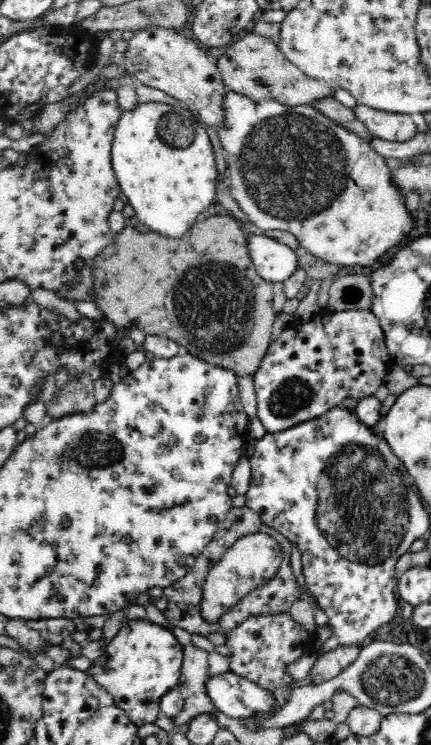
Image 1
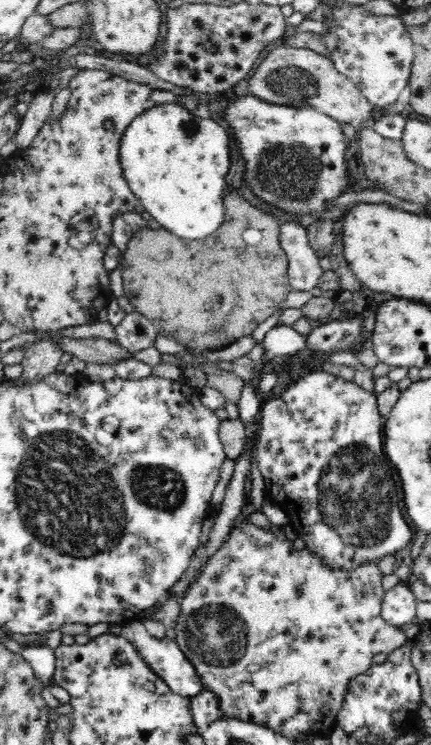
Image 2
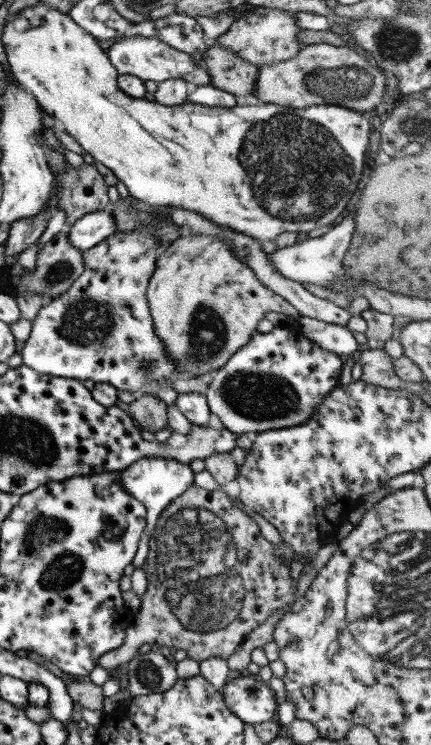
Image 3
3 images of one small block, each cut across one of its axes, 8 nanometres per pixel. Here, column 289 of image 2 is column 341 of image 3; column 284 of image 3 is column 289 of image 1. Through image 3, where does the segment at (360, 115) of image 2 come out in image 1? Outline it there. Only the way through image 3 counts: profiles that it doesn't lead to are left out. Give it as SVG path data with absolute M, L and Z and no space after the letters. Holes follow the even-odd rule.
M252 31L231 43L224 49L224 54L215 59L223 82L228 90L243 94L254 102L267 99L277 100L290 107L313 105L318 98L334 97L335 89L324 81L305 75L300 68L290 62L278 48L276 39Z

